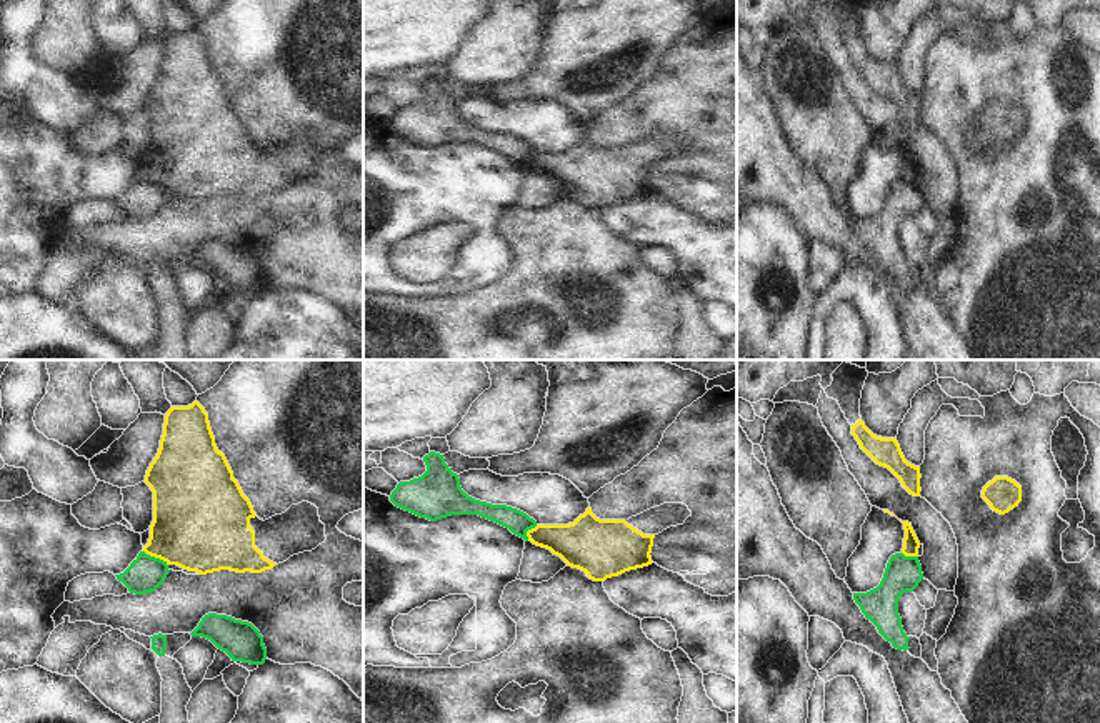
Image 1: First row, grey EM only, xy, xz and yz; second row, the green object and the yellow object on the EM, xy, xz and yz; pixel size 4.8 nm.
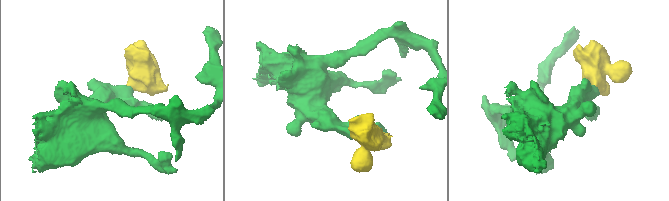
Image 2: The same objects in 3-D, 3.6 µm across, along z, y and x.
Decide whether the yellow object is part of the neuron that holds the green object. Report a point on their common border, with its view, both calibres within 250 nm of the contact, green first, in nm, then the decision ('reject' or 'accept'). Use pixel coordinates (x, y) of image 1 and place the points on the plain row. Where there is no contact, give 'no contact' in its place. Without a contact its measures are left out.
xy (154, 184) | 170/420 nm | reject

